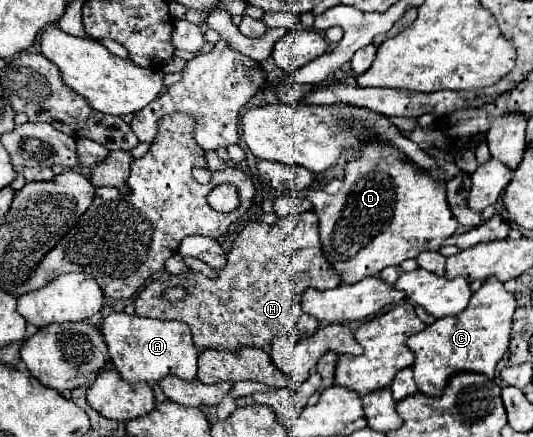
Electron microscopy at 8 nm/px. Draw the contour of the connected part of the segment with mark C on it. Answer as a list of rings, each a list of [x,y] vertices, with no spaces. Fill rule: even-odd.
[[[488,278],[484,286],[472,294],[470,304],[464,312],[454,318],[440,318],[434,324],[426,326],[426,330],[422,330],[420,334],[408,338],[408,346],[416,356],[412,370],[420,392],[436,398],[446,388],[450,376],[460,372],[476,372],[492,380],[498,360],[508,352],[514,308],[514,294],[506,292],[504,284],[498,278]]]

